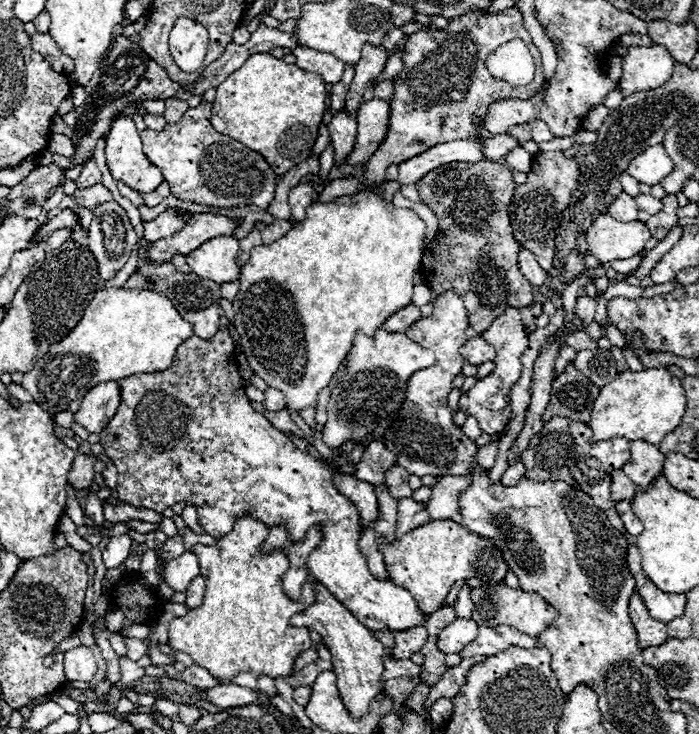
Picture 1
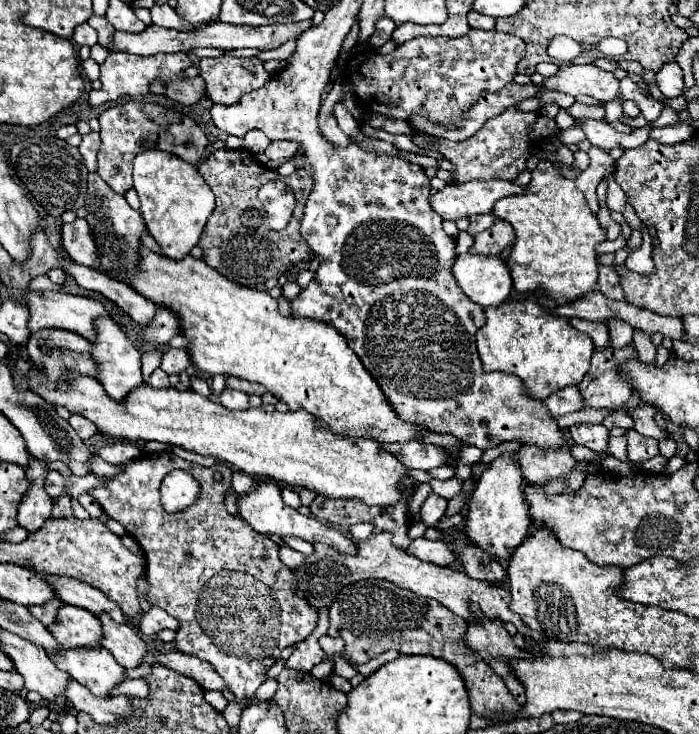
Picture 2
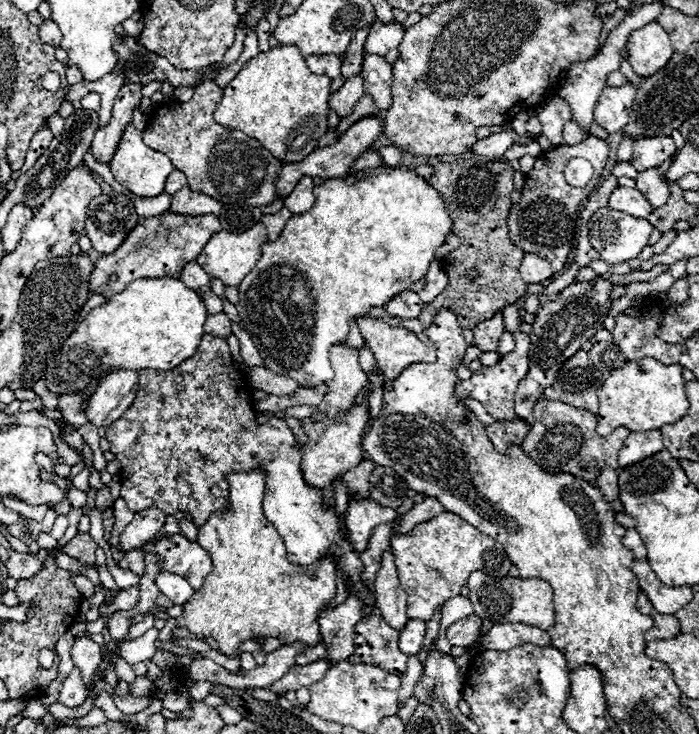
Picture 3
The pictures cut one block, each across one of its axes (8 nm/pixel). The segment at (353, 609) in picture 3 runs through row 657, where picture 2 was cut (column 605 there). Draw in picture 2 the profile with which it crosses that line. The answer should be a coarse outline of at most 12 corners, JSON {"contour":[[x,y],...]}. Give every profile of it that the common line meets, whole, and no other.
{"contour":[[570,318],[570,324],[588,334],[596,350],[610,346],[602,322]]}

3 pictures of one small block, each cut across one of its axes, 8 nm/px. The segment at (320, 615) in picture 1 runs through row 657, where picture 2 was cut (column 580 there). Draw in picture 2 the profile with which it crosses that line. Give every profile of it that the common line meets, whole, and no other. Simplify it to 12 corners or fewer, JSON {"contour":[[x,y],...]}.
{"contour":[[536,296],[486,308],[484,372],[540,400],[580,384],[594,344]]}

